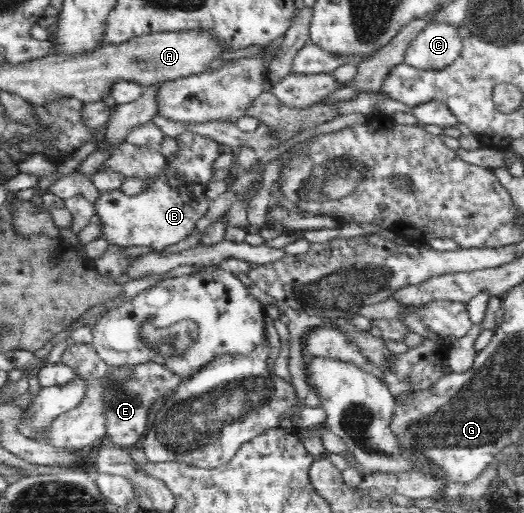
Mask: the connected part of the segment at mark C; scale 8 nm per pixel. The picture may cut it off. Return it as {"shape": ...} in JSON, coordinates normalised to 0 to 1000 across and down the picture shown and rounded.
{"shape":[[[817,45],[781,82],[771,121],[798,136],[847,136],[882,101],[884,72],[870,51]]]}

